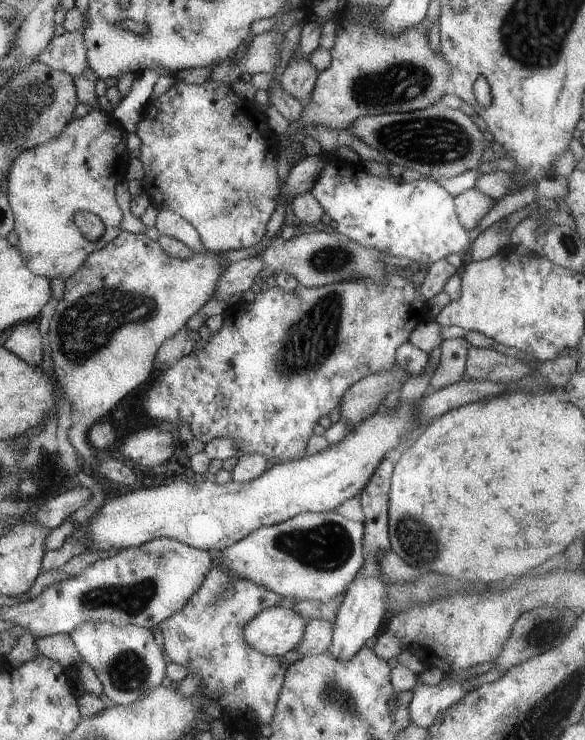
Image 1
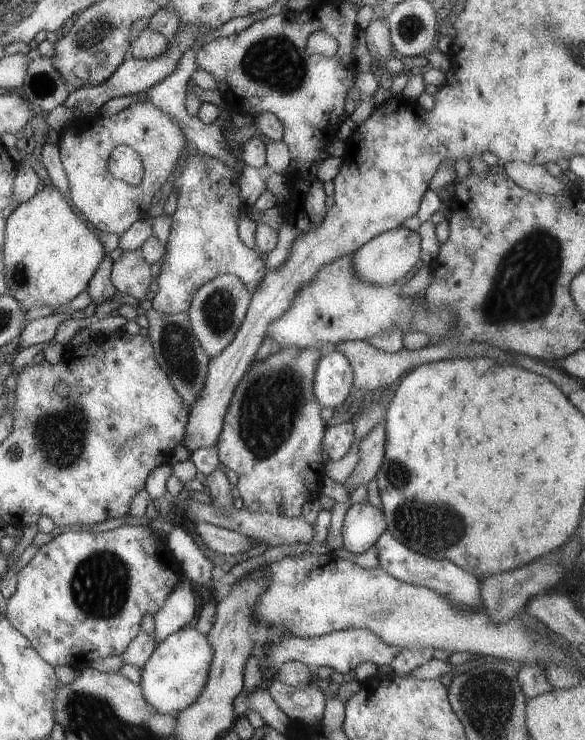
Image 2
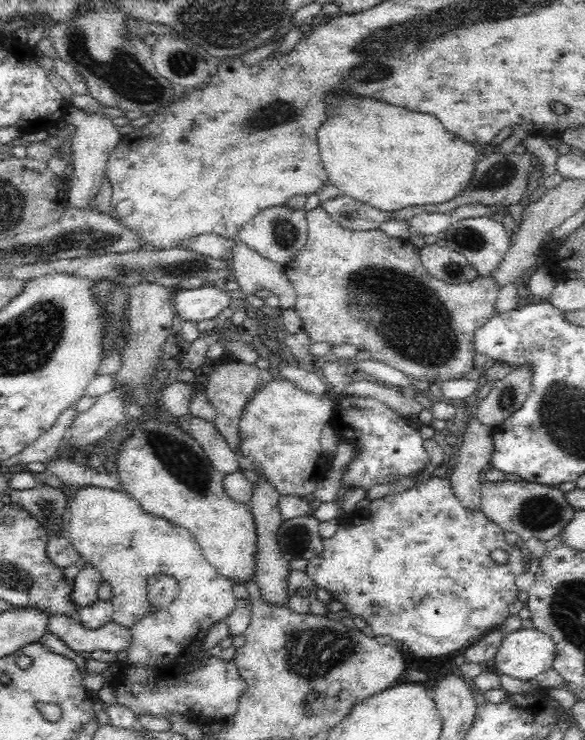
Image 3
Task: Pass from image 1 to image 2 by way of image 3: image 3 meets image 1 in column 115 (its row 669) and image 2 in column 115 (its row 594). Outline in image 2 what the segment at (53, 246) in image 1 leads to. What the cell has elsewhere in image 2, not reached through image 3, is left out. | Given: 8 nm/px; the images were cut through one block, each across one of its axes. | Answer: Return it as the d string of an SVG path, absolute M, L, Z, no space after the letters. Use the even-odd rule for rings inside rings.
M147 98L131 102L127 108L111 114L109 118L97 118L93 126L68 126L61 131L58 144L68 183L67 198L95 229L121 235L134 221L148 216L151 199L175 169L186 144L177 120L173 120L167 112L161 112ZM118 144L129 146L141 157L143 177L135 186L123 183L107 172L105 162Z

